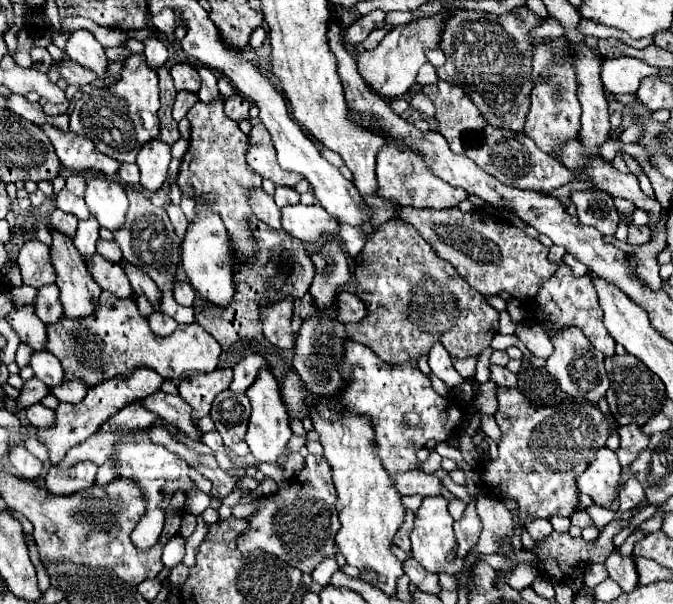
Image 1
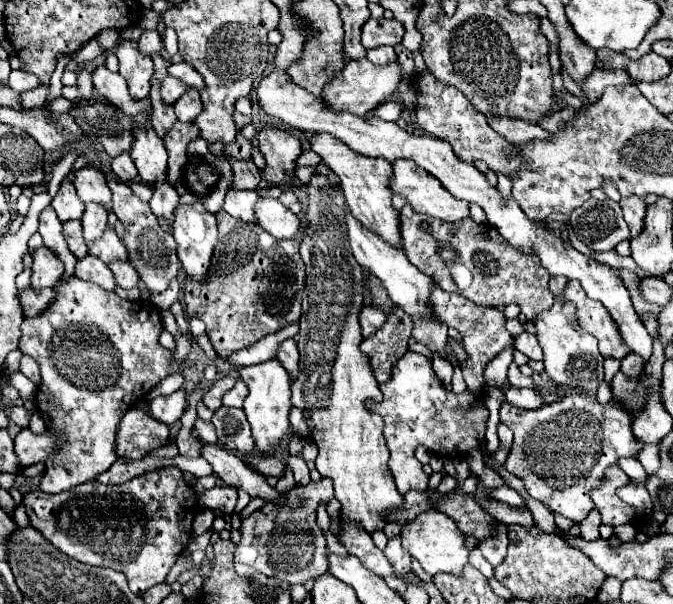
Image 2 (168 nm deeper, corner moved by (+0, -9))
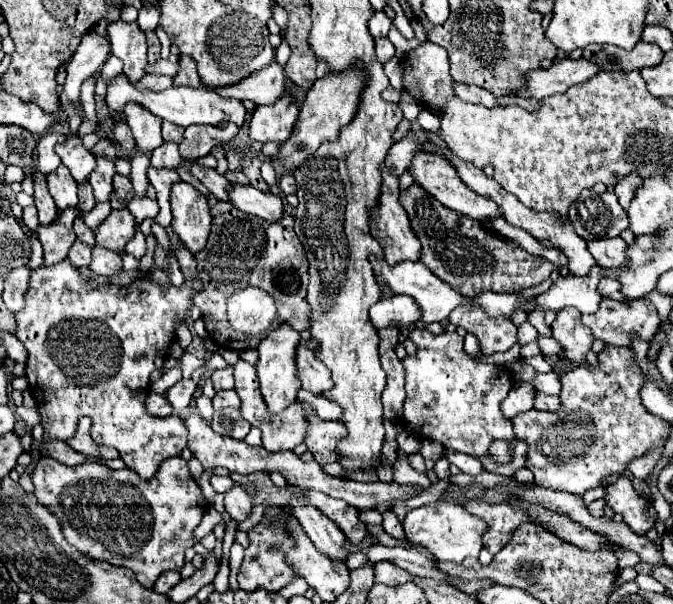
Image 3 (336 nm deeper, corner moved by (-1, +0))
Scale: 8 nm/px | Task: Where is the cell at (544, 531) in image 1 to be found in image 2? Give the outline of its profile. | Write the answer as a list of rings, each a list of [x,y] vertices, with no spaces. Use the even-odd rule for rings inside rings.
[[[502,485],[502,487],[496,487],[496,489],[490,489],[488,495],[490,495],[492,499],[504,501],[504,503],[508,503],[508,505],[512,505],[512,507],[518,507],[518,505],[522,507],[522,505],[524,505],[524,499],[522,499],[514,489],[510,489],[508,485]]]

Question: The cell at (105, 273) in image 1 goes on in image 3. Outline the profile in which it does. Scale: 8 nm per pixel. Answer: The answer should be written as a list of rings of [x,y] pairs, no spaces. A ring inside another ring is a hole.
[[[77,240],[77,242],[73,244],[73,248],[69,250],[69,256],[67,256],[67,258],[73,262],[73,266],[85,268],[85,266],[89,266],[91,260],[93,260],[93,256],[91,256],[91,246],[81,244],[81,242]]]

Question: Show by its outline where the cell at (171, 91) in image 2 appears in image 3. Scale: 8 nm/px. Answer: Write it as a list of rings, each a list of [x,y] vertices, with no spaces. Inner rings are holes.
[[[147,74],[143,76],[137,84],[137,88],[149,88],[149,90],[165,90],[173,86],[173,78],[171,76],[155,76],[155,74]]]

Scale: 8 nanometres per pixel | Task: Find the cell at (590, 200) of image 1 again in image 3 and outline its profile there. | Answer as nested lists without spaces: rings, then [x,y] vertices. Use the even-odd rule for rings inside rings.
[[[585,190],[569,206],[569,220],[573,220],[575,232],[587,242],[619,236],[629,226],[627,212],[619,206],[613,192],[595,194]]]

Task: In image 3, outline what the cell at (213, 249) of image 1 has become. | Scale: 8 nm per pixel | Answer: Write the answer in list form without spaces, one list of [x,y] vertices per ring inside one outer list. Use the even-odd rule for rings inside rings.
[[[187,182],[173,184],[171,190],[171,228],[179,242],[191,254],[205,248],[211,232],[211,214],[207,198]]]

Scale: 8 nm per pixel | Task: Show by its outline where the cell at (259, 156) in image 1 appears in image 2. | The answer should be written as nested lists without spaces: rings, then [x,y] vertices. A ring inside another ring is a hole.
[[[264,127],[258,135],[258,149],[266,159],[266,169],[262,177],[268,181],[288,181],[290,173],[296,167],[296,159],[302,153],[302,141],[294,137],[290,131],[278,127]]]

